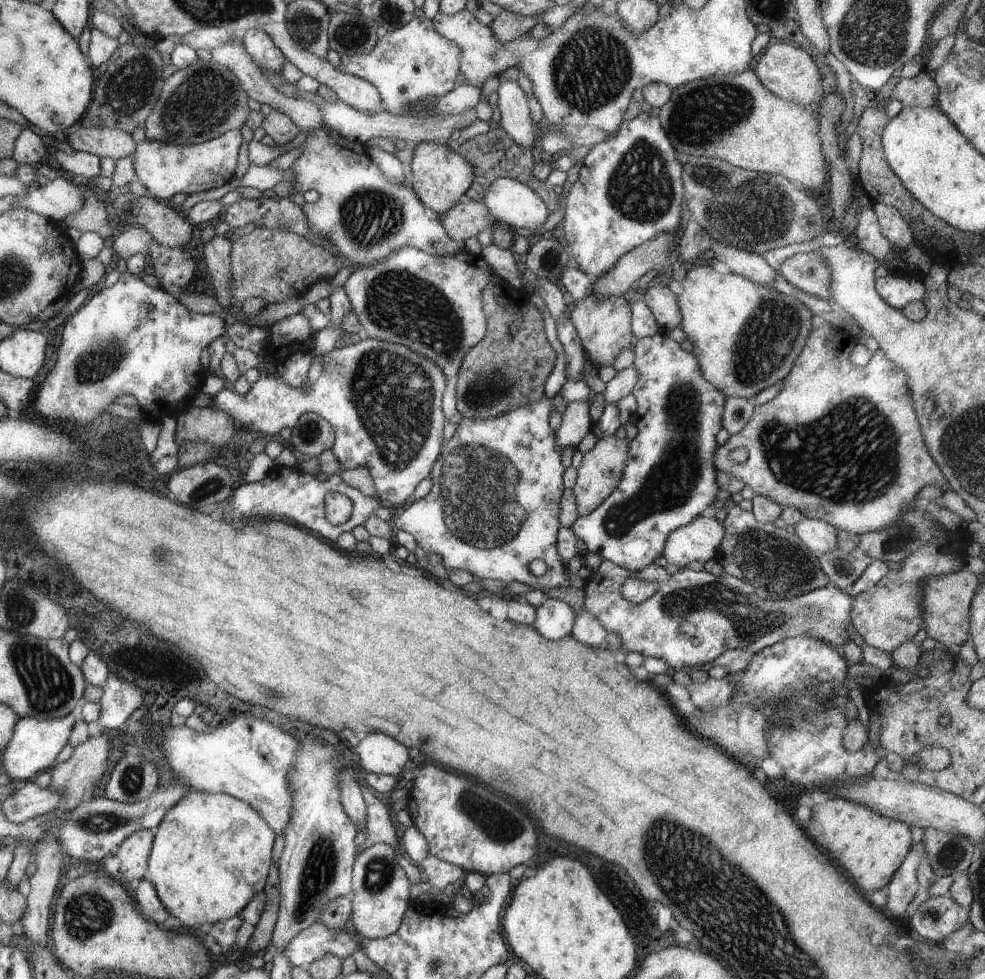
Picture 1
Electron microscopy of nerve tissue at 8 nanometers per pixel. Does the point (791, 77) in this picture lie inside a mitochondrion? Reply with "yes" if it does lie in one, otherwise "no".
no

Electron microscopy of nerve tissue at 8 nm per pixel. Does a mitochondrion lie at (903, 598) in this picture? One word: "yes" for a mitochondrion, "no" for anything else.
no

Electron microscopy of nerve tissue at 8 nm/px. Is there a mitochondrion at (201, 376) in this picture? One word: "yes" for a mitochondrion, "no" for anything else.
no

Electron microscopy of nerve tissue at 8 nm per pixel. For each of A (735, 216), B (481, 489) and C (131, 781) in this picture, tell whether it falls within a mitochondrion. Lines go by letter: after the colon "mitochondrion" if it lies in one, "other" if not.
A: mitochondrion
B: mitochondrion
C: mitochondrion

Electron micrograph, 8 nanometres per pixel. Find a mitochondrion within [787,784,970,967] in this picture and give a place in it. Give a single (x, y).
(950, 855)

